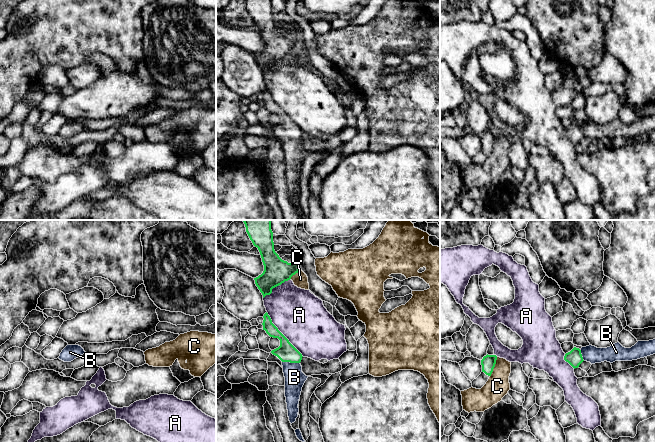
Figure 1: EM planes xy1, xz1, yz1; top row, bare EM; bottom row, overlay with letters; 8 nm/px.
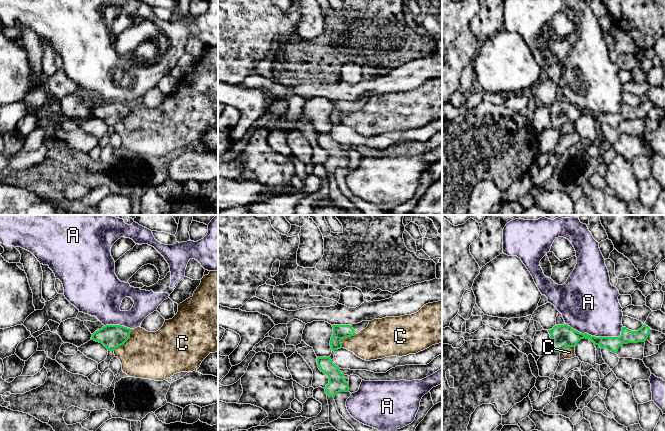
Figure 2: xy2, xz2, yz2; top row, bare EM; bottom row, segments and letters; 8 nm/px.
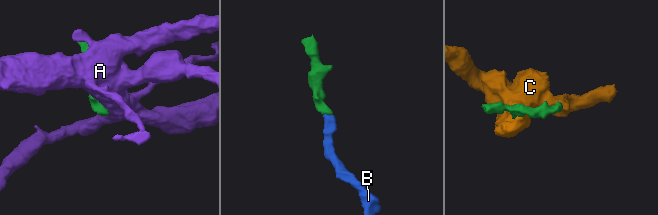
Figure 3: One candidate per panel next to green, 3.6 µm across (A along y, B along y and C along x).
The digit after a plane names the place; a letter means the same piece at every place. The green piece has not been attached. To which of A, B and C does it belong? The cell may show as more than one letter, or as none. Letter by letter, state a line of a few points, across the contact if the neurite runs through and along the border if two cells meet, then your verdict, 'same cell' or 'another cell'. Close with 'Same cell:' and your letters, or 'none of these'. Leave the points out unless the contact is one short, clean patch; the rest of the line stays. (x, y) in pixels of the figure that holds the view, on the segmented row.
A: another cell
B: line xz1 (286, 352), (291, 357), (291, 362), (294, 377); same cell
C: line xy2 (131, 329), (130, 336), (113, 350); another cell
Same cell: B

